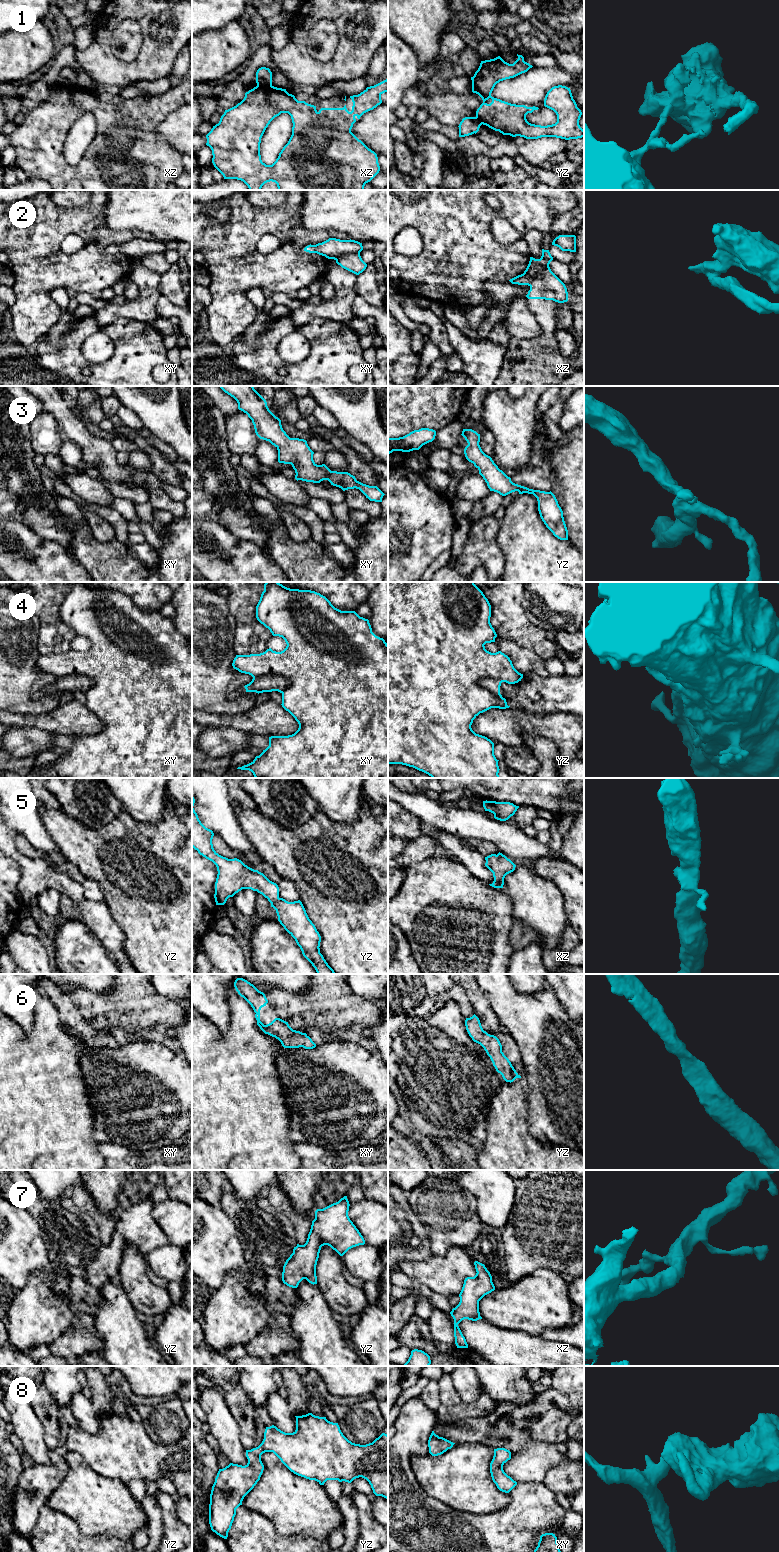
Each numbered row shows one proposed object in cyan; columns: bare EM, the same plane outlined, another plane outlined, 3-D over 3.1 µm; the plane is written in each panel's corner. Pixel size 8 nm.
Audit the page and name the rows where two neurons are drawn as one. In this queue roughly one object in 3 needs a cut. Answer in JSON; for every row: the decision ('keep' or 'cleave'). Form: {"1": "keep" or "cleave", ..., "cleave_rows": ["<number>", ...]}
{"1": "cleave", "2": "cleave", "3": "keep", "4": "cleave", "5": "keep", "6": "keep", "7": "keep", "8": "keep", "cleave_rows": ["1", "2", "4"]}

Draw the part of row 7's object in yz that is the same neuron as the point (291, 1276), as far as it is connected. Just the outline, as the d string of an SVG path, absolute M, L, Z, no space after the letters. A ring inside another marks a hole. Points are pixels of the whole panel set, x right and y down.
M344 1196L338 1202L315 1211L306 1243L297 1244L283 1266L284 1284L297 1288L303 1279L317 1284L316 1265L324 1245L343 1256L349 1249L365 1244L363 1236L348 1216L349 1206L347 1196Z

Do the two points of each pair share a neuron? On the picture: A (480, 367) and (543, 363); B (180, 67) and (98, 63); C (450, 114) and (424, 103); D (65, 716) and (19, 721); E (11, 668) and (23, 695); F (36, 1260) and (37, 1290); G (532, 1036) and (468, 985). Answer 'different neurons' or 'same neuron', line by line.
A: different neurons
B: different neurons
C: same neuron
D: same neuron
E: same neuron
F: different neurons
G: different neurons

